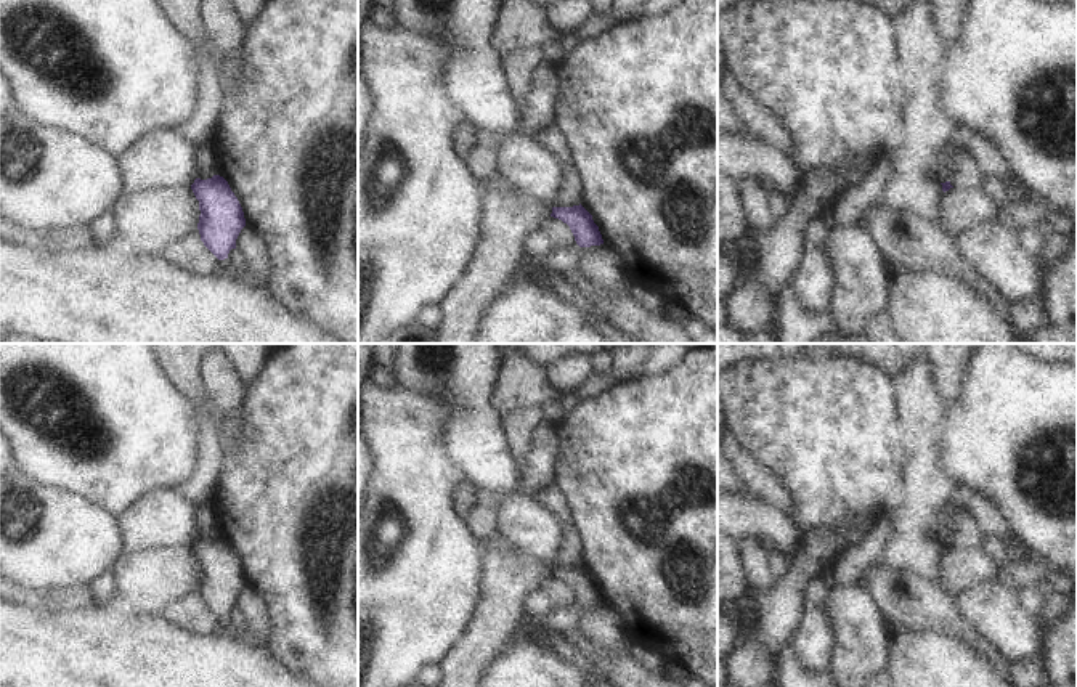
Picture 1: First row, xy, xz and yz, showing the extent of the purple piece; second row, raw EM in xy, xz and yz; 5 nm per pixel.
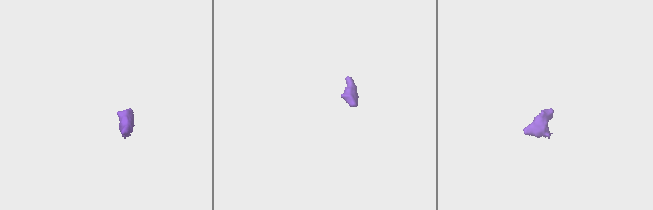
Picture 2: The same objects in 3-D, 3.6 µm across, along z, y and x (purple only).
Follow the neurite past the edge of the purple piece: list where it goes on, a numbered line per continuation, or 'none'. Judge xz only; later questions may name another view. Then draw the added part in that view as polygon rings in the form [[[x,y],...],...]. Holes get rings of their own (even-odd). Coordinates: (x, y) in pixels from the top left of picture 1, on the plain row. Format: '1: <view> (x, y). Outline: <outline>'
none.

